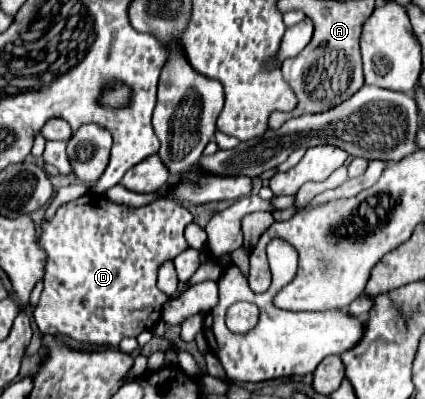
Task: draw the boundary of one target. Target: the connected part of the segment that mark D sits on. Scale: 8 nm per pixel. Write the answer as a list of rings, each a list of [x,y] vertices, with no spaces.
[[[86,193],[86,195],[82,195],[82,197],[74,199],[74,201],[68,201],[68,203],[60,205],[50,221],[42,221],[40,245],[48,253],[48,263],[46,263],[46,275],[44,275],[44,291],[42,291],[42,297],[40,297],[38,307],[34,309],[34,321],[36,321],[38,329],[44,335],[68,337],[68,339],[74,339],[74,341],[84,343],[84,345],[104,345],[104,347],[114,347],[114,349],[126,337],[138,337],[142,331],[152,331],[156,327],[156,323],[162,319],[162,307],[164,307],[164,303],[170,299],[166,293],[162,293],[156,287],[156,271],[158,271],[158,265],[162,265],[166,259],[174,259],[176,255],[180,255],[188,247],[188,243],[184,239],[184,227],[190,221],[192,221],[190,211],[182,203],[178,203],[174,199],[158,199],[152,205],[144,205],[144,207],[134,209],[134,207],[128,207],[128,205],[112,203],[104,195],[100,195],[100,199],[98,199],[96,195]]]

